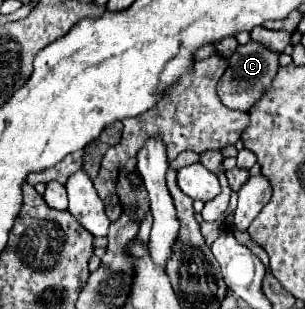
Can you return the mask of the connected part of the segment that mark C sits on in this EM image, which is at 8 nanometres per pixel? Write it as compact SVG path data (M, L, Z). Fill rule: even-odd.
M259 42L239 46L237 52L229 58L229 68L217 84L217 94L223 100L223 104L239 112L249 112L251 106L255 106L259 98L263 98L267 86L271 86L271 82L275 80L275 74L279 72L279 56L279 52L273 52Z

